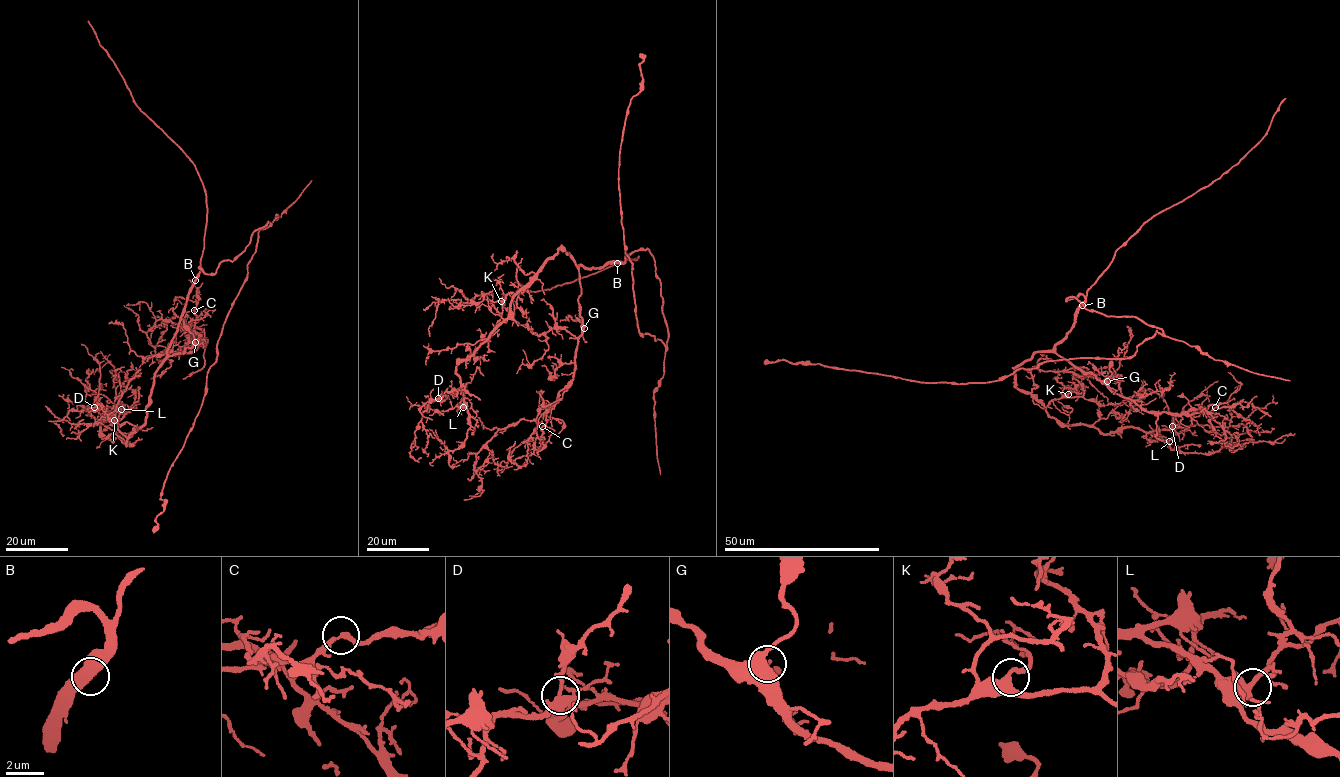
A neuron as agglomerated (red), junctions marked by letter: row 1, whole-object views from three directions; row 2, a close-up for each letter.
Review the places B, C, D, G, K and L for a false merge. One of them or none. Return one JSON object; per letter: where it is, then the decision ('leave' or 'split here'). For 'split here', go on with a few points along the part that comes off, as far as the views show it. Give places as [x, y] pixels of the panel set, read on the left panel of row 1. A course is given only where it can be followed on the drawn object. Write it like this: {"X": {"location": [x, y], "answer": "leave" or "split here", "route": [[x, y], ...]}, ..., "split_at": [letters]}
{"B": {"location": [195, 280], "answer": "leave"}, "C": {"location": [194, 310], "answer": "leave"}, "D": {"location": [94, 407], "answer": "leave"}, "G": {"location": [195, 342], "answer": "leave"}, "K": {"location": [114, 420], "answer": "leave"}, "L": {"location": [121, 409], "answer": "leave"}, "split_at": []}

